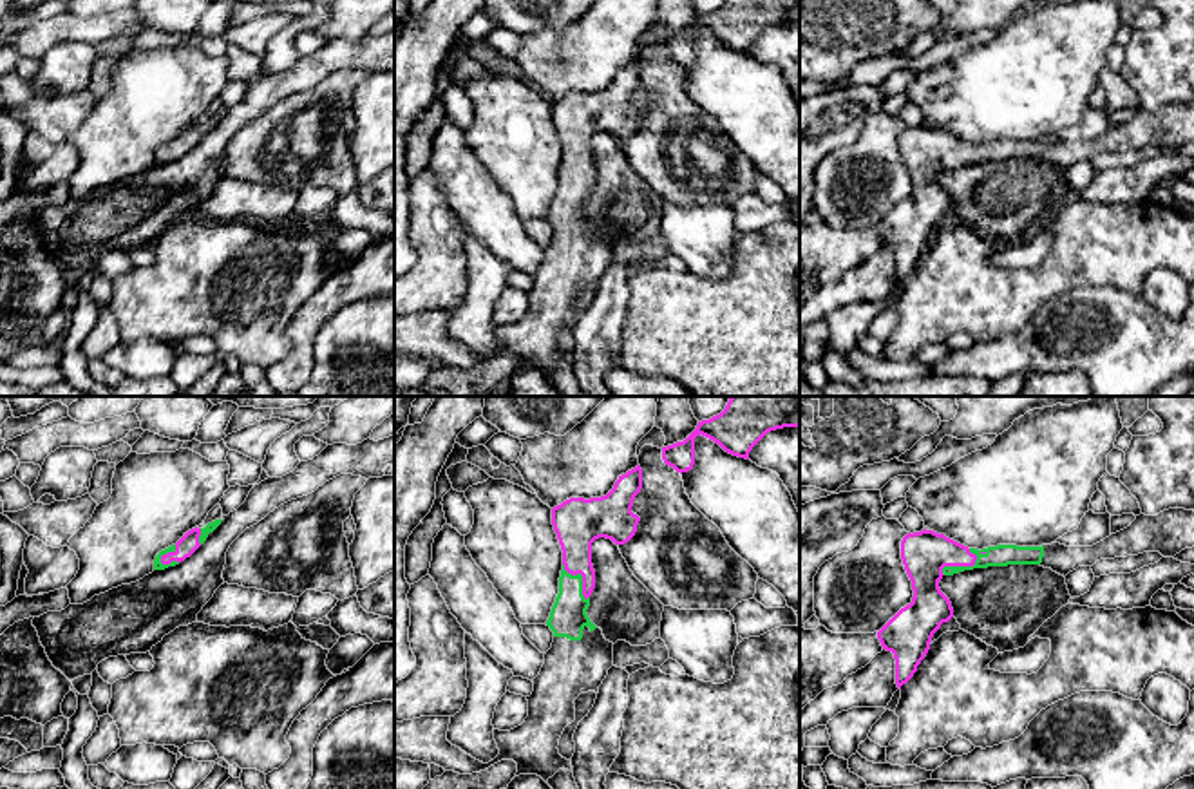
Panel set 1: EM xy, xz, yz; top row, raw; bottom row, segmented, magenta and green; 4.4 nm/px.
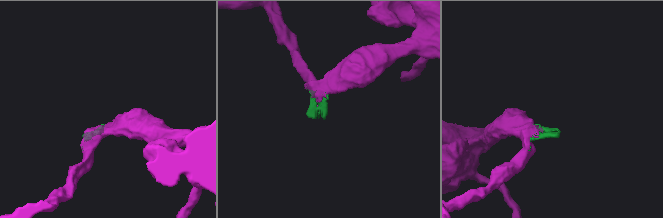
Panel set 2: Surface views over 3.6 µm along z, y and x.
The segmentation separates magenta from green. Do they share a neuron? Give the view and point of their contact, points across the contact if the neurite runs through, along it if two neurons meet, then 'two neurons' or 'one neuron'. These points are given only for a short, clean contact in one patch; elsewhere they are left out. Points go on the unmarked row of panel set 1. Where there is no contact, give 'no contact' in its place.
contact yz (959, 160); one neuron

